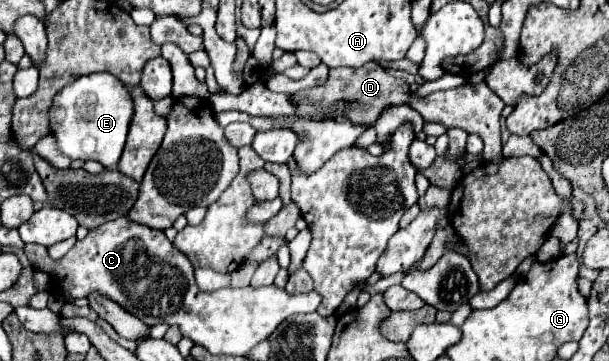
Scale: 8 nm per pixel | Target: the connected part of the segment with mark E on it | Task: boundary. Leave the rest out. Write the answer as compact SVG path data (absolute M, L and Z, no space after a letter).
M92 73L72 81L54 97L54 105L50 109L50 123L58 141L58 149L70 159L92 159L102 163L106 169L114 169L118 165L130 119L130 89L108 73Z

